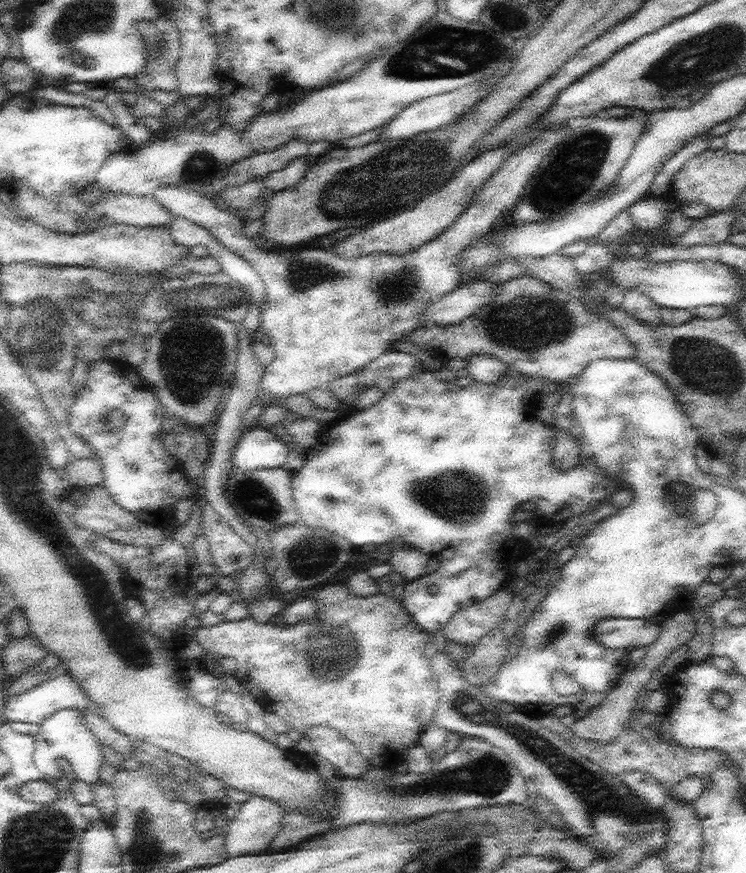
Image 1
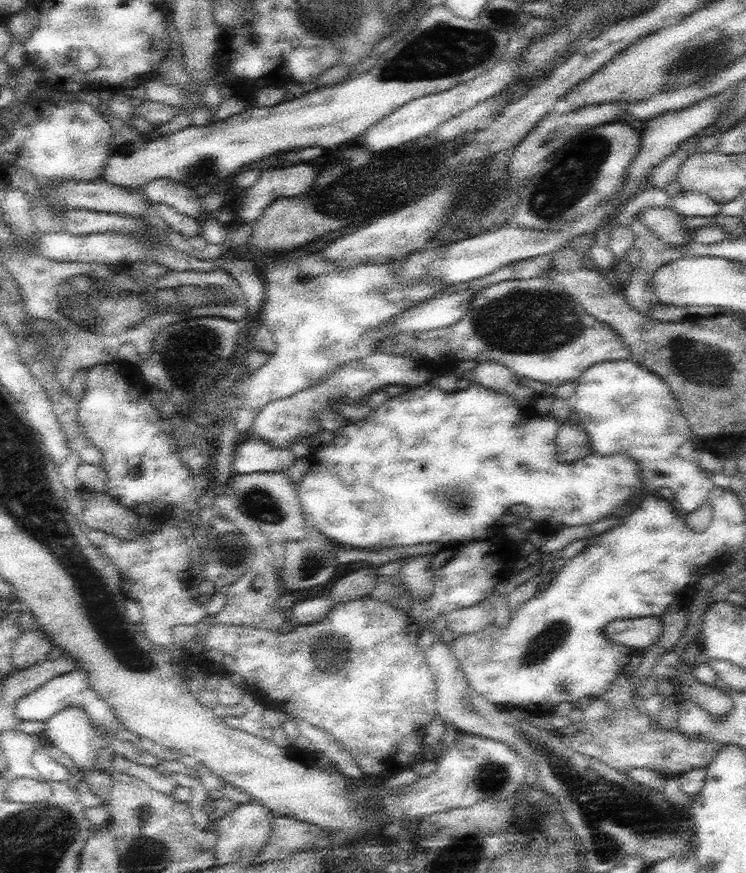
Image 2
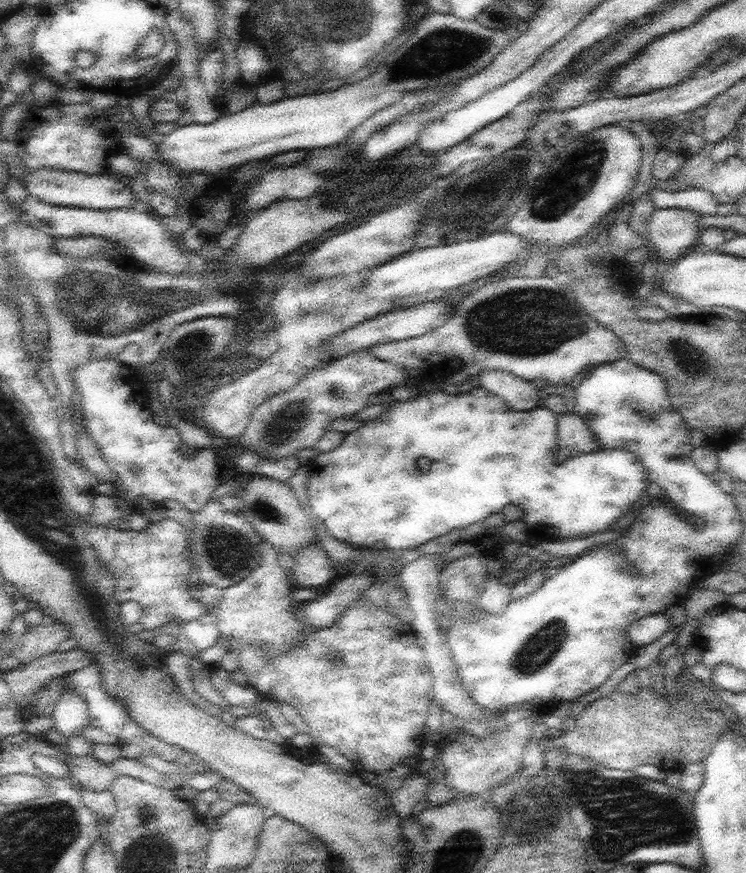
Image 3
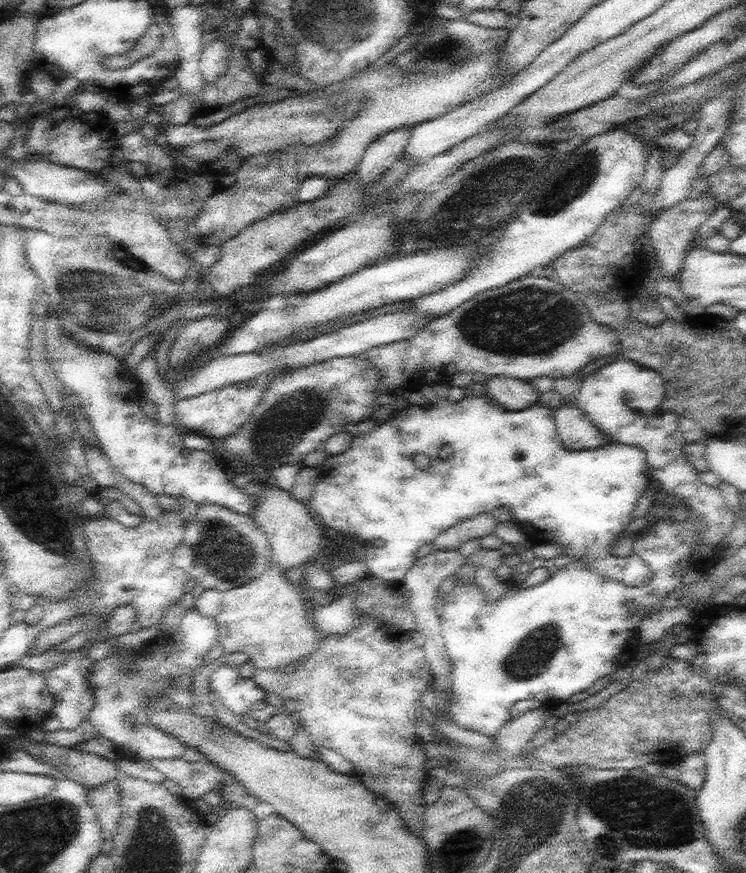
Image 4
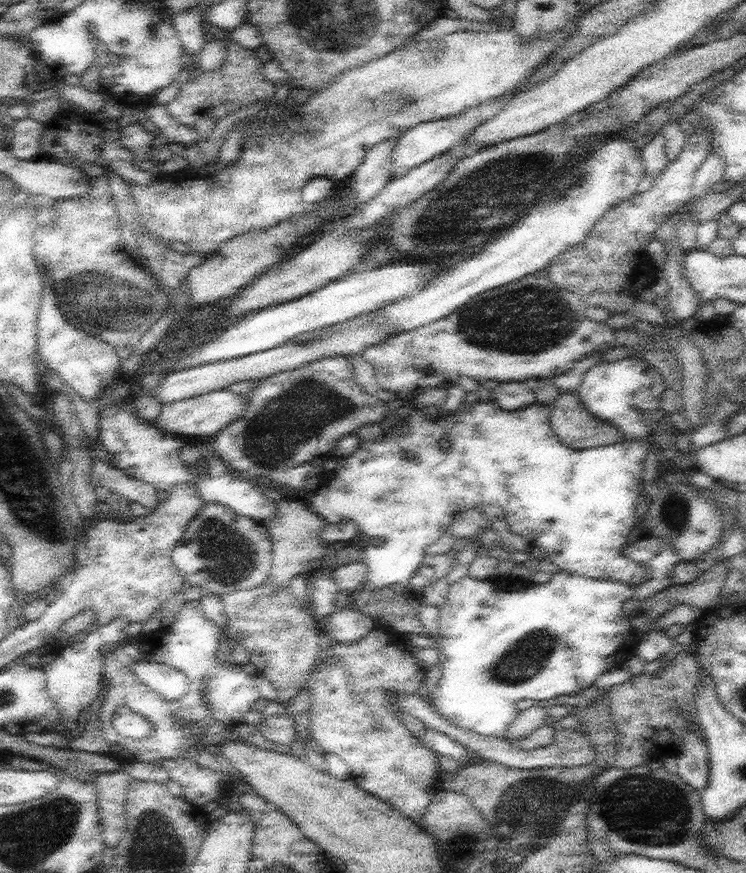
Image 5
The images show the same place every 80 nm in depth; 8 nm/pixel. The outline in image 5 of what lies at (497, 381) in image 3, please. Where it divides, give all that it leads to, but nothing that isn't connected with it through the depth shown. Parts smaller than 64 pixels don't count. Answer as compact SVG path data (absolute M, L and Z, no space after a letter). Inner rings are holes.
M532 381L498 383L493 390L493 400L504 410L520 410L537 402Z

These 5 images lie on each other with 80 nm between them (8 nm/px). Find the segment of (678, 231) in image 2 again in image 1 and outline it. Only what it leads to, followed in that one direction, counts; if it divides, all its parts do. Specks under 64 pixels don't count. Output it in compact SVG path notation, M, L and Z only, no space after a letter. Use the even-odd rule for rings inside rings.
M650 193L634 202L634 205L630 206L628 211L630 211L636 227L653 232L666 226L668 214L670 214L664 206L663 198L655 197Z

